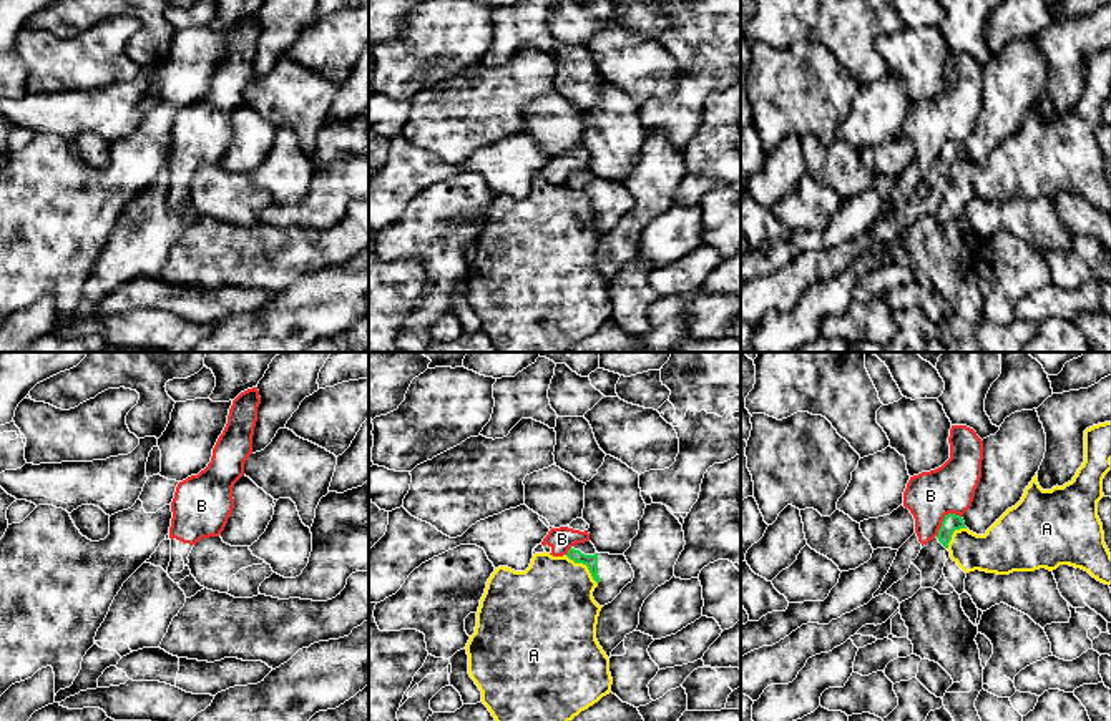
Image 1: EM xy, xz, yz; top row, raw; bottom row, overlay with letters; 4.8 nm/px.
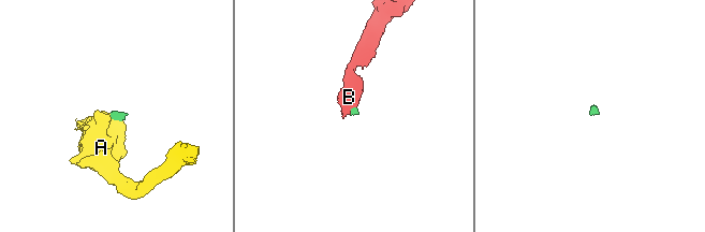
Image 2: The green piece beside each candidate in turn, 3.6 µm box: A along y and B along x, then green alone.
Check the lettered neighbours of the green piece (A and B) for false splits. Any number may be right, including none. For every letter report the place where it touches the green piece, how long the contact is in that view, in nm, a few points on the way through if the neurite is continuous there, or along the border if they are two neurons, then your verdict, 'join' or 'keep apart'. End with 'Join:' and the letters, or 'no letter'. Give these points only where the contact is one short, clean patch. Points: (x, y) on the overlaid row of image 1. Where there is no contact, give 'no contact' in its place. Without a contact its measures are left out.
A: meets green in xz at (585, 564); contact 220 nm long; border along xz (565, 555), (582, 562), (597, 583); keep apart
B: meets green in yz at (944, 519); contact 160 nm long; border along yz (960, 515), (949, 514), (935, 535); keep apart
Join: no letter

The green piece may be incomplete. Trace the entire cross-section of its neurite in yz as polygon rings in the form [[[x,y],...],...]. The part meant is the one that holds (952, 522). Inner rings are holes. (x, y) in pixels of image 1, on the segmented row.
[[[945,515],[938,535],[912,560],[908,573],[867,605],[829,625],[802,625],[779,643],[741,656],[741,694],[757,701],[767,686],[792,683],[809,658],[844,645],[865,625],[885,623],[920,588],[933,588],[950,558],[952,535],[960,528],[967,528],[960,515]]]

